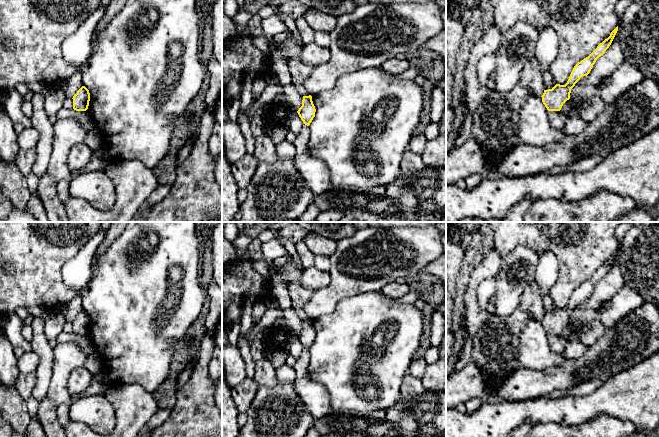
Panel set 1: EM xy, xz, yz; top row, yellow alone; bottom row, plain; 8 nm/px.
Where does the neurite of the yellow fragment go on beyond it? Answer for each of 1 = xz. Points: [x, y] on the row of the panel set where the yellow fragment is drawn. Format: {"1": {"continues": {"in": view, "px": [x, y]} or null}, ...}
{"1": {"continues": null}}

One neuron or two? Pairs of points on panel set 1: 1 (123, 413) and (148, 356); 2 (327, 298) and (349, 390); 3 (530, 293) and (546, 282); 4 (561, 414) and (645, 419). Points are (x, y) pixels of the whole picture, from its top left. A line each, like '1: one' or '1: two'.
1: two
2: two
3: two
4: one

